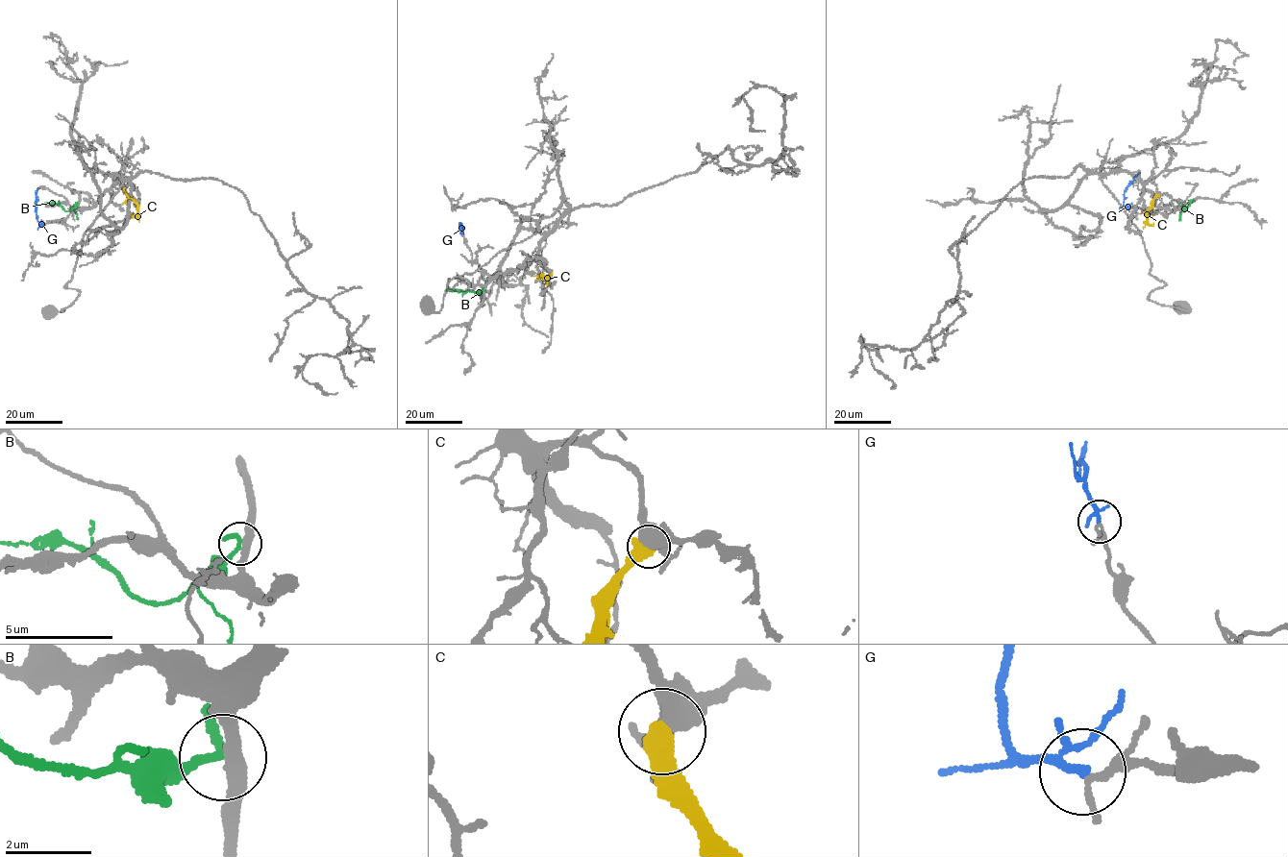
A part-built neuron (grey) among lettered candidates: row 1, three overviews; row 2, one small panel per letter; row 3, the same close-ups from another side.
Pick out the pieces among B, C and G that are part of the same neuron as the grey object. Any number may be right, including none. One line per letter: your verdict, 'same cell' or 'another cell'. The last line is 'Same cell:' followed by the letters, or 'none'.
B: another cell
C: another cell
G: same cell
Same cell: G

